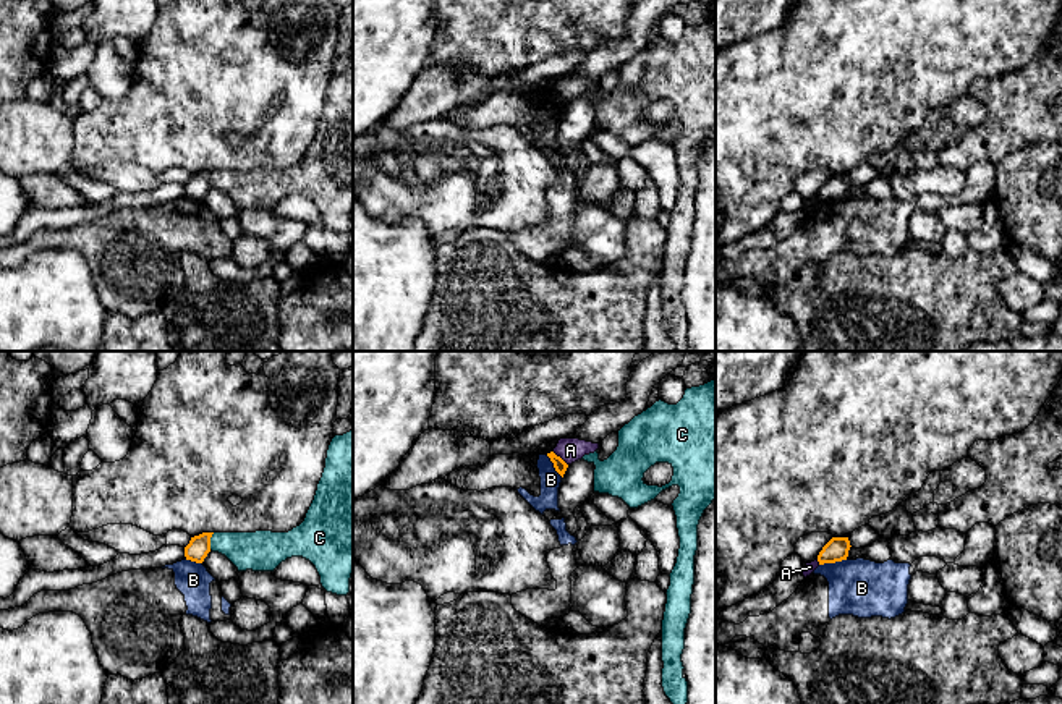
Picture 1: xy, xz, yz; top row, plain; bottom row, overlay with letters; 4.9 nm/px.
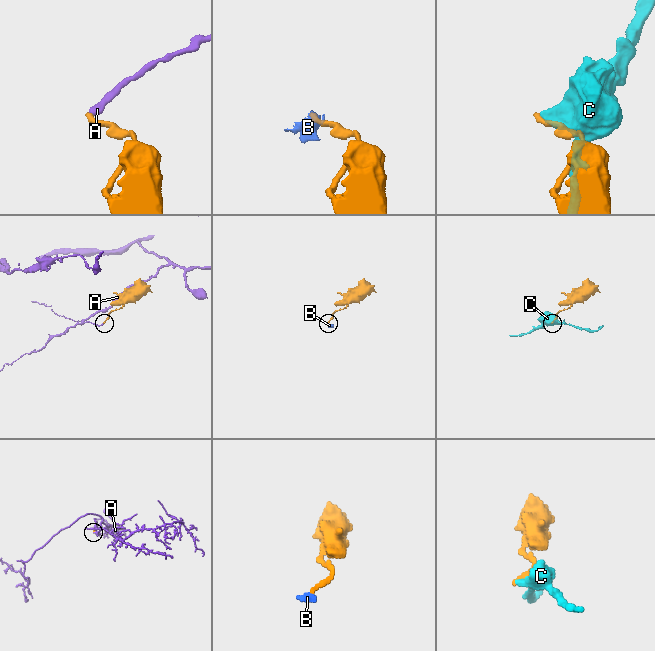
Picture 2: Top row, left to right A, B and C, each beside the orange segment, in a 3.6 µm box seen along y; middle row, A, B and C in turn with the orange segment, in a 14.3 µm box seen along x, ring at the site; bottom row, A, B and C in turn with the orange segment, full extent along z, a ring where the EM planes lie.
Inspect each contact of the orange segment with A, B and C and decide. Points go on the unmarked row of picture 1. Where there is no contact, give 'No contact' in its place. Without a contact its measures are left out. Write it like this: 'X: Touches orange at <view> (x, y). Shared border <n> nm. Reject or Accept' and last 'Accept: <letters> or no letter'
A: Touches orange at xz (560, 96). Shared border 100 nm. Reject
B: Touches orange at yz (832, 199). Shared border 150 nm. Reject
C: Touches orange at xy (209, 178). Shared border 90 nm. Reject
Accept: no letter

